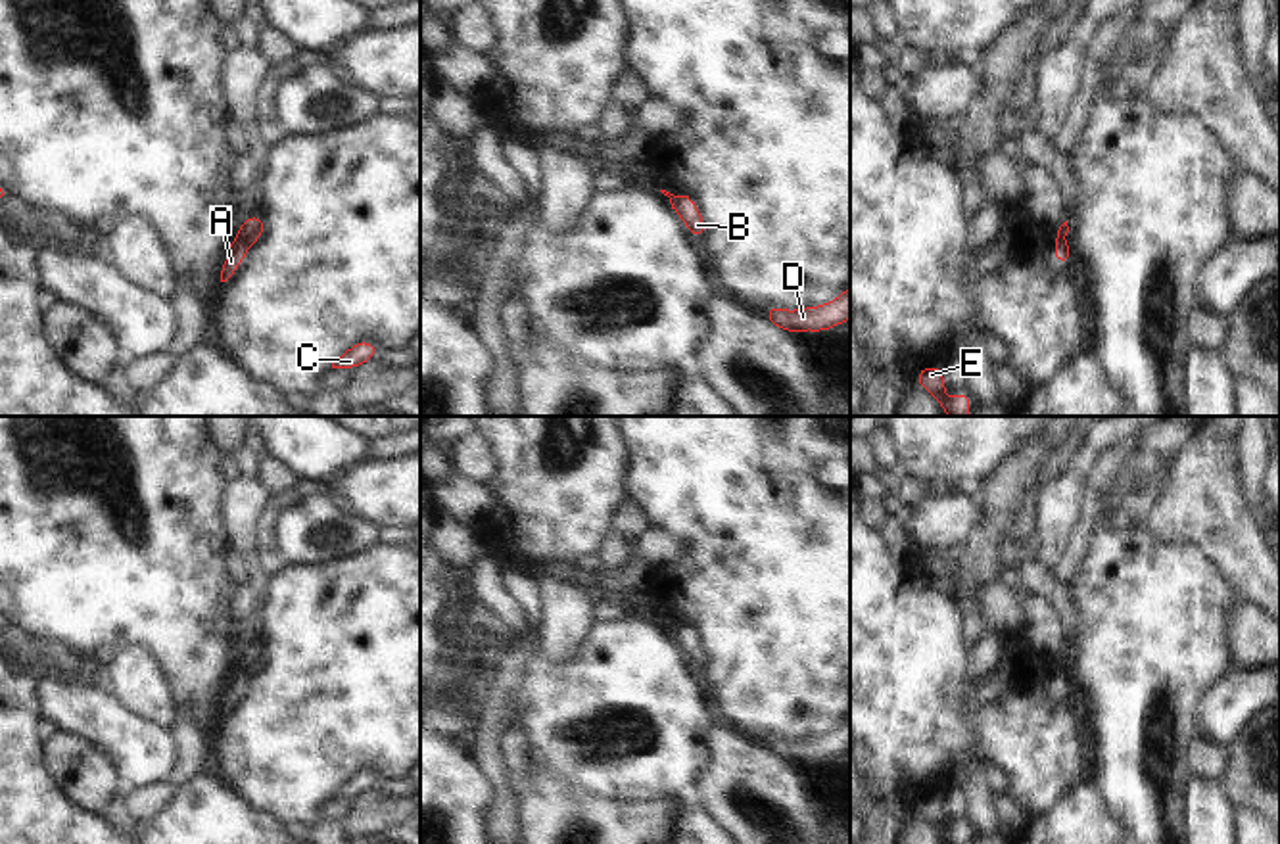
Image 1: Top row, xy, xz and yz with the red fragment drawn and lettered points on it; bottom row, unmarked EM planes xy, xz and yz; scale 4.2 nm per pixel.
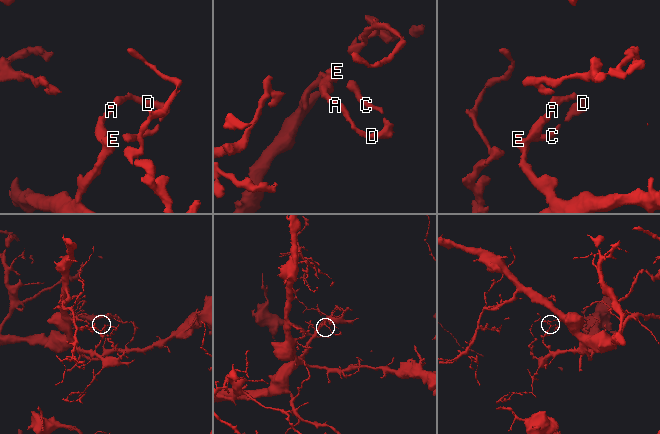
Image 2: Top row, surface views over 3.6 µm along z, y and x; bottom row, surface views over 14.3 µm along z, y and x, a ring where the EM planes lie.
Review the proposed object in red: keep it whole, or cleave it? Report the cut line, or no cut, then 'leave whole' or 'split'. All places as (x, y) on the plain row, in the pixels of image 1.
cut in xy along (240, 664), (248, 676); split

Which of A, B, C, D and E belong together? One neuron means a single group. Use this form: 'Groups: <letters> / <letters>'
Groups: A E / B C D.

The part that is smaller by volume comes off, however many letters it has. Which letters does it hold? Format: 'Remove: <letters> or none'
Remove: B, C, D

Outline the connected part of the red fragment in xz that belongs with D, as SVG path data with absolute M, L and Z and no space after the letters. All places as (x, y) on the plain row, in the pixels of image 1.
M850 715L837 729L819 737L802 737L798 740L764 737L764 746L789 763L804 760L827 762L850 750Z

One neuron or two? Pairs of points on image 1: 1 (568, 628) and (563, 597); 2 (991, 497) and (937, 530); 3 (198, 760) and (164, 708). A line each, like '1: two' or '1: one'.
1: one
2: two
3: two

